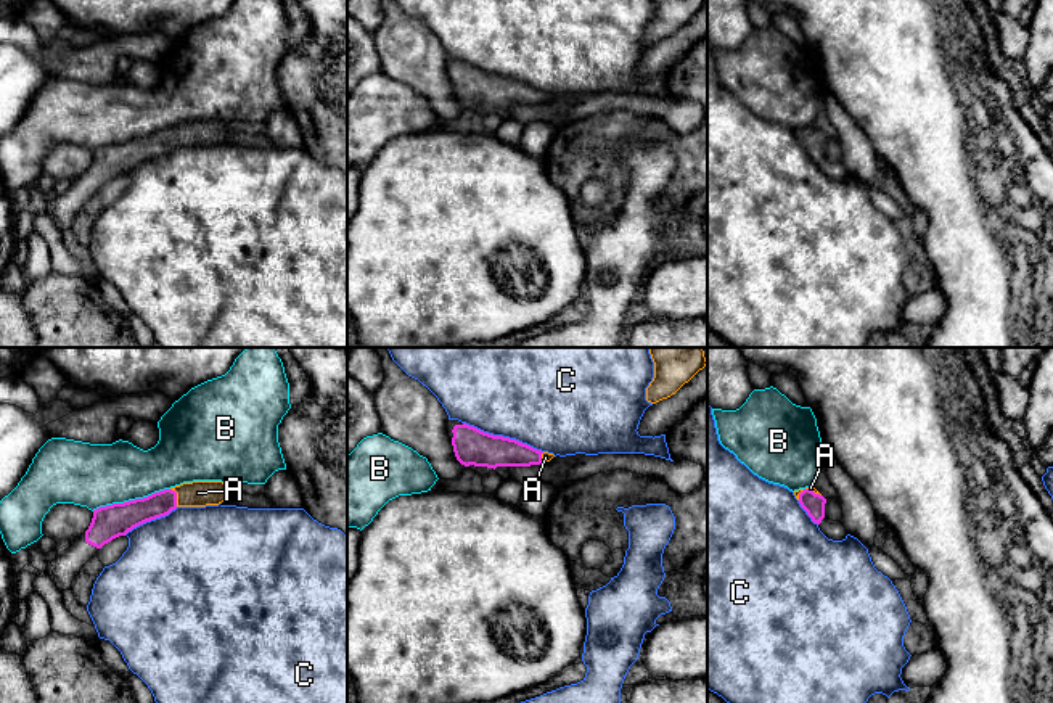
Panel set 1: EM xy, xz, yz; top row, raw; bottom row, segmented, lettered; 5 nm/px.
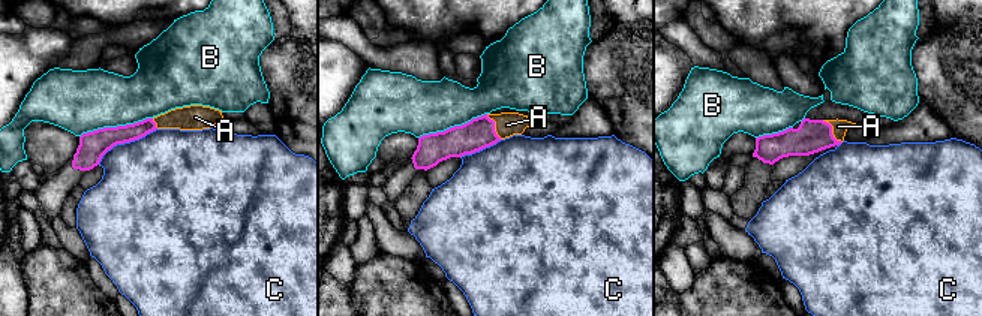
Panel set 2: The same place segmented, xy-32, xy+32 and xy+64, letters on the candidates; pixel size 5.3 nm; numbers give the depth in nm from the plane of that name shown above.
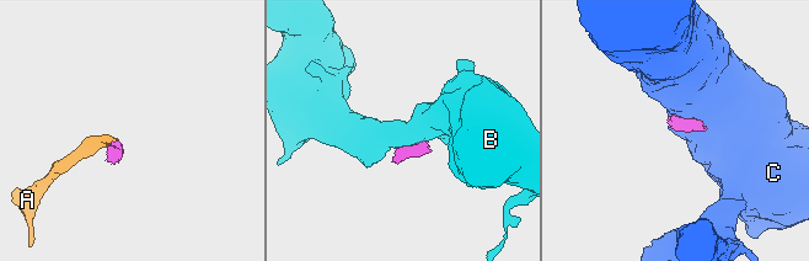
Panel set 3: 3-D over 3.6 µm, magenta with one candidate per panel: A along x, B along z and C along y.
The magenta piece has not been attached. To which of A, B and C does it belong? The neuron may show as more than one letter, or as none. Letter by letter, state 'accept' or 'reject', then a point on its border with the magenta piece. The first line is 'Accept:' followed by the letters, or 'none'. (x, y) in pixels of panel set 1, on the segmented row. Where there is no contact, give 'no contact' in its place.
Accept: A
A: accept; contact xy (176, 497)
B: reject; contact xy (131, 501)
C: reject; contact xz (502, 436)

